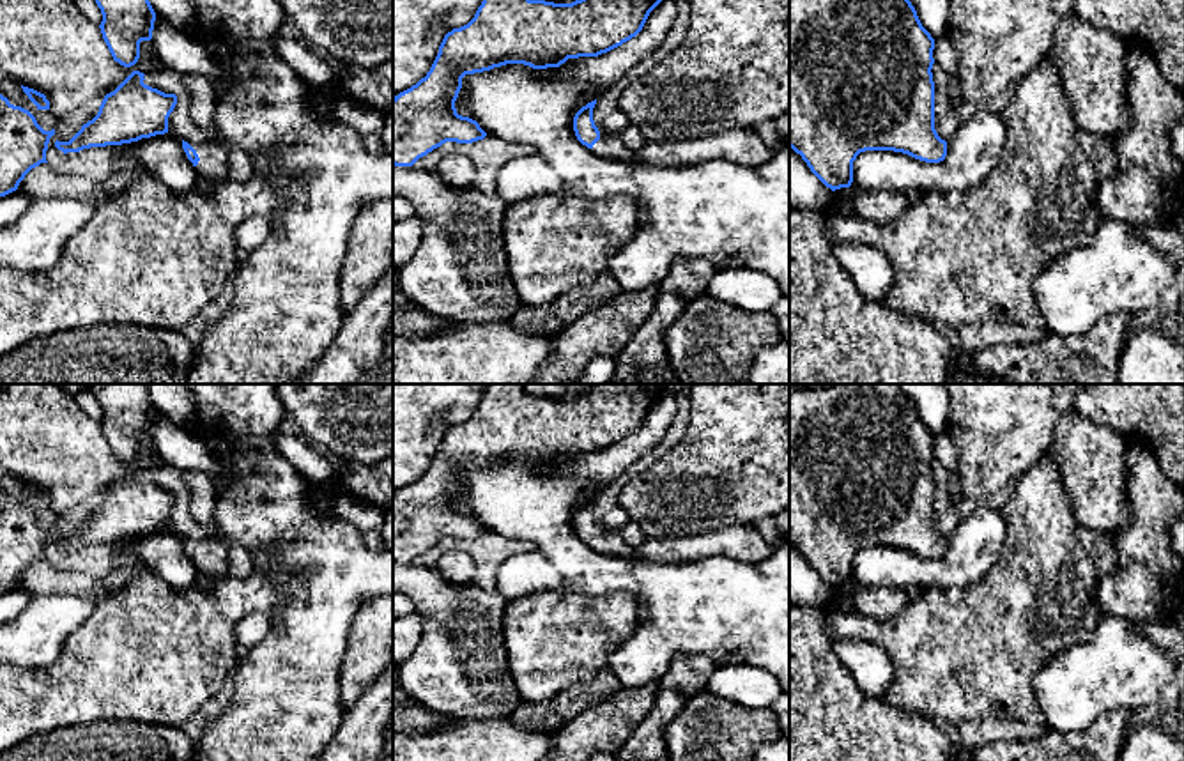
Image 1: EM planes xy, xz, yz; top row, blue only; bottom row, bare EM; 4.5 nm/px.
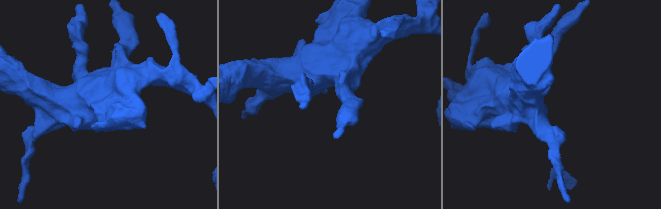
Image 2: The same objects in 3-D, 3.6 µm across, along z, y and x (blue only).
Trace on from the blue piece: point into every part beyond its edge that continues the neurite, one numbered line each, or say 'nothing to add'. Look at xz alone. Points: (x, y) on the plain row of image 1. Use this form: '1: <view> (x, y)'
1: xz (607, 544)

